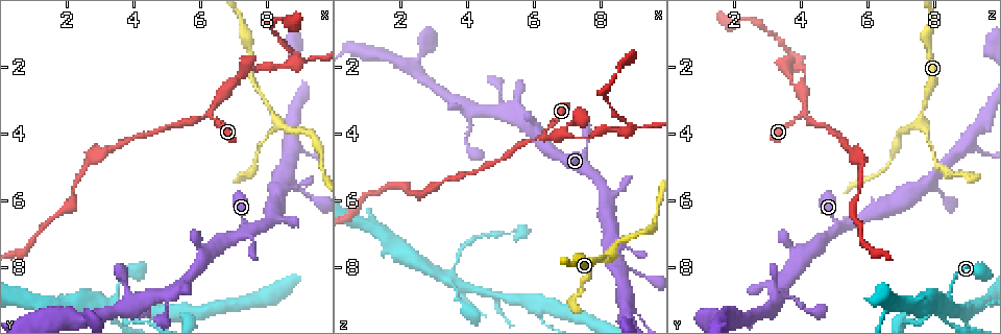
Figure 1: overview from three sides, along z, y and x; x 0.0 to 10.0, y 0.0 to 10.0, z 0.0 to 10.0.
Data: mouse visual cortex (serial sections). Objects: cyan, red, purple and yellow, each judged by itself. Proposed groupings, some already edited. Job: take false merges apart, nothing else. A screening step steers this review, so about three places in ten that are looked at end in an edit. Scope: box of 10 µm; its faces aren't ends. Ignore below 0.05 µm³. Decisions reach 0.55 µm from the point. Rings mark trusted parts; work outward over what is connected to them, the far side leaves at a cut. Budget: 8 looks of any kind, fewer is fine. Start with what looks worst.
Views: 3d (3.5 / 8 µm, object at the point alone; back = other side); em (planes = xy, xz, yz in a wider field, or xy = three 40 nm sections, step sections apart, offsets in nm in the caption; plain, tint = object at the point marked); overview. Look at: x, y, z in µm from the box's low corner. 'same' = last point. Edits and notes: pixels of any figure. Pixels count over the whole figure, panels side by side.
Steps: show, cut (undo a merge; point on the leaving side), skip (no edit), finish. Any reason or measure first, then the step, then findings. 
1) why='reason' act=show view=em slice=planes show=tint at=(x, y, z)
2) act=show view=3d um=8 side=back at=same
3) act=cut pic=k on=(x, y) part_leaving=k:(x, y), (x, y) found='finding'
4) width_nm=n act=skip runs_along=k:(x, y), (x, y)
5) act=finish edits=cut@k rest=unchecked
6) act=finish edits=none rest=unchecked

why='sharp bend' act=show view=3d um=8 at=(8.40, 3.70, 7.60)

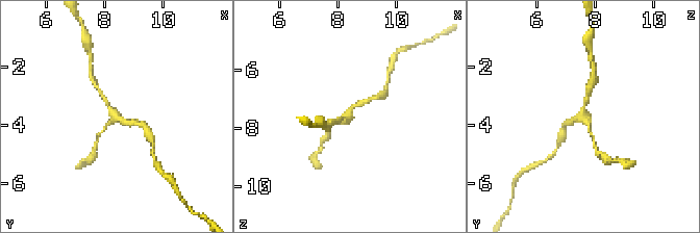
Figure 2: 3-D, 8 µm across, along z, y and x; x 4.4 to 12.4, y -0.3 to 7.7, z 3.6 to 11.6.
why='zoom in' act=show view=3d um=3.5 side=back at=same

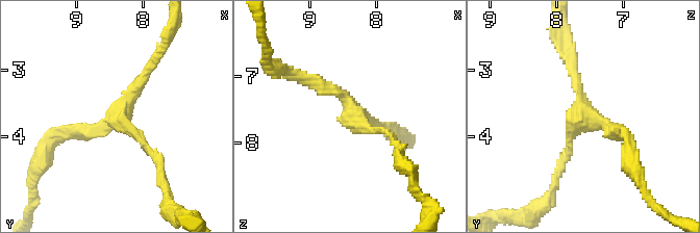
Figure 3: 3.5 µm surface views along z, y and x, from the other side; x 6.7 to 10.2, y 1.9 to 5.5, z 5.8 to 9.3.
arms=3 arm_widths_nm=150,150,200 why='now the EM' act=show view=em slice=planes show=tint at=(8.40, 3.70, 7.55)

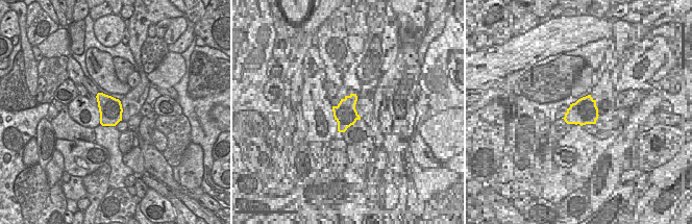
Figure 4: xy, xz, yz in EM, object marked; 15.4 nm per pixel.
act=skip runs_along=3:(153, 59), (115, 121), (67, 130) found='one cell here'

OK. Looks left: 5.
why='a fork' act=show view=3d um=3.5 at=(6.30, 3.50, 4.05)

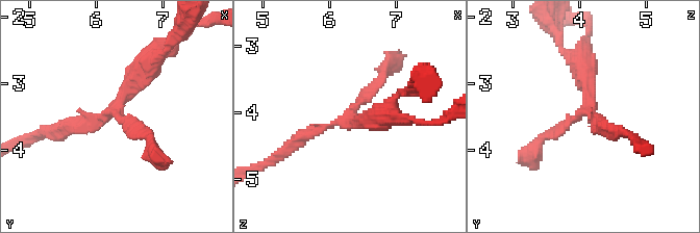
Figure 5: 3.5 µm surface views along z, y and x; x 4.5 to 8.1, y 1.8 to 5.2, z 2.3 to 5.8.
act=show view=em slice=xy step=1 show=tint at=(6.30, 3.45, 4.00)

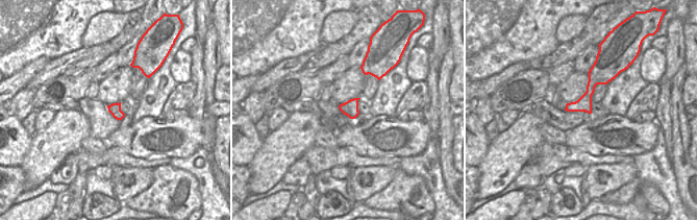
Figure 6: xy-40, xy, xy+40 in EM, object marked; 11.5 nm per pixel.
why='another direction' act=show view=em slice=xy step=3 show=tint at=same

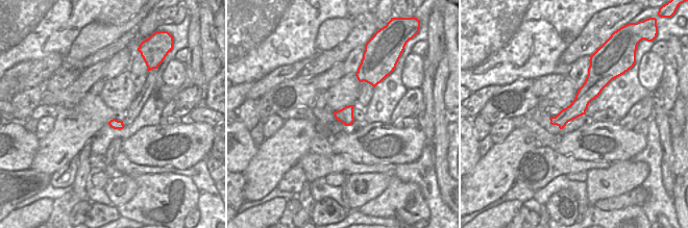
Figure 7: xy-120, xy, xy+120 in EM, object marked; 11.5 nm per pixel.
act=skip found='all the same cell'

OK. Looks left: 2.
why='sudden change in width' act=show view=3d um=3.5 at=(3.55, 9.10, 8.50)

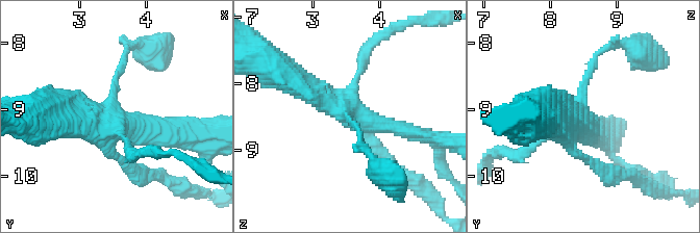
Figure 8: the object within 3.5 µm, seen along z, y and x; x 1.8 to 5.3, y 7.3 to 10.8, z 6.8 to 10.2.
why='now the EM' act=show view=em slice=xy step=1 show=tint at=(3.55, 9.15, 8.50)

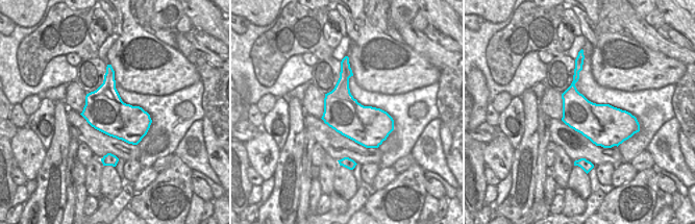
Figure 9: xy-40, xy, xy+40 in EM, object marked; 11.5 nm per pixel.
width_nm=440 act=cut pic=8 on=(134, 171) part_leaving=8:(111, 154), (141, 174), (166, 174) found='two cells meet here'

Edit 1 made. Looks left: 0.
act=finish edits=cut@8 rest=unchecked

